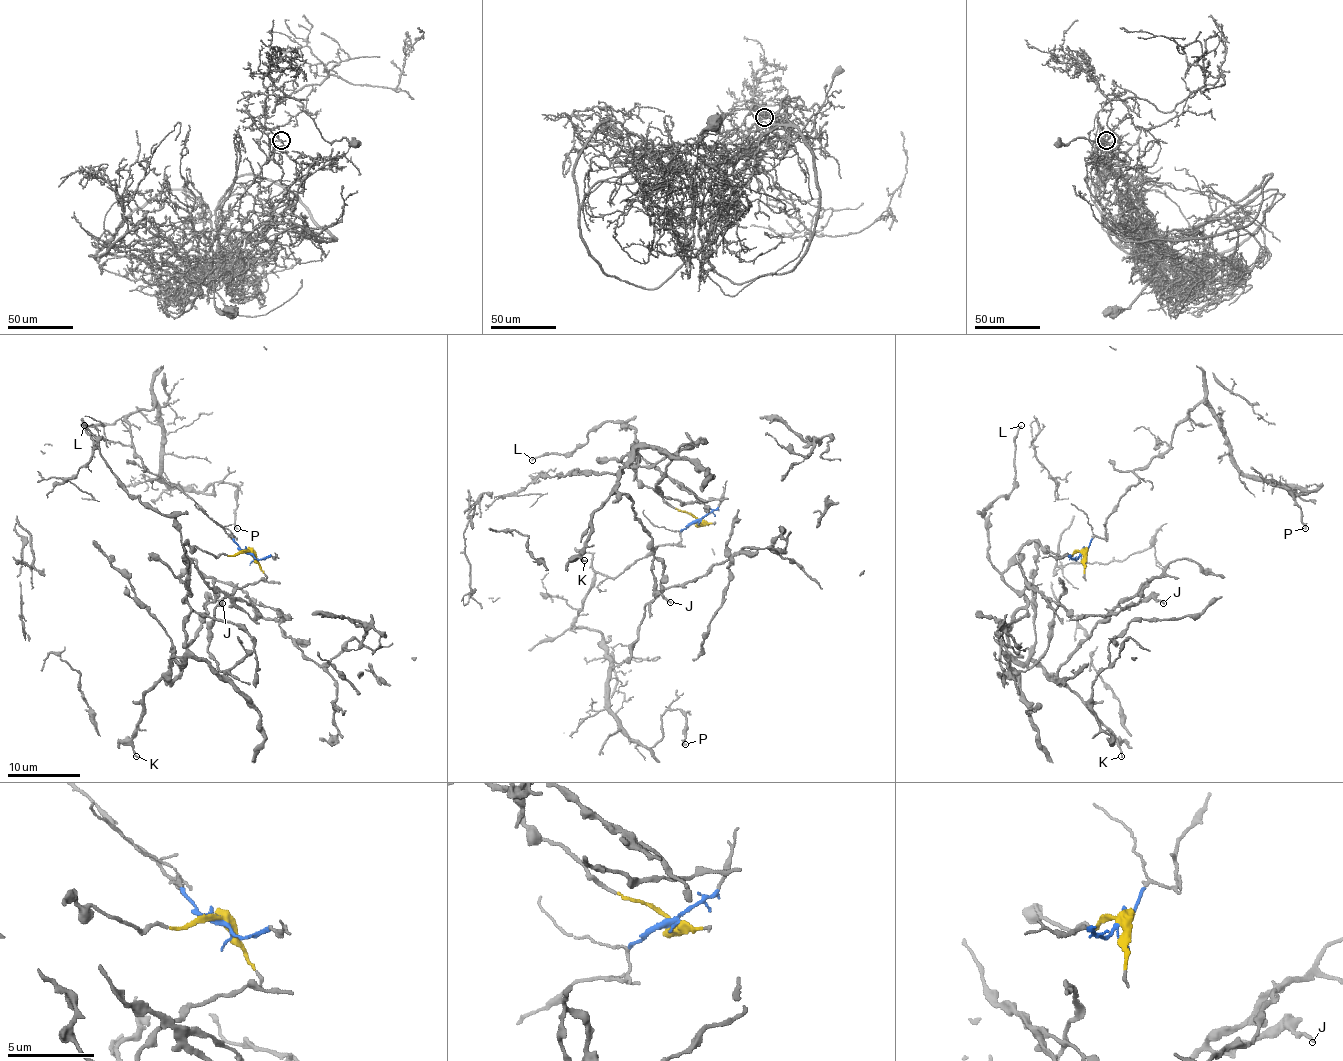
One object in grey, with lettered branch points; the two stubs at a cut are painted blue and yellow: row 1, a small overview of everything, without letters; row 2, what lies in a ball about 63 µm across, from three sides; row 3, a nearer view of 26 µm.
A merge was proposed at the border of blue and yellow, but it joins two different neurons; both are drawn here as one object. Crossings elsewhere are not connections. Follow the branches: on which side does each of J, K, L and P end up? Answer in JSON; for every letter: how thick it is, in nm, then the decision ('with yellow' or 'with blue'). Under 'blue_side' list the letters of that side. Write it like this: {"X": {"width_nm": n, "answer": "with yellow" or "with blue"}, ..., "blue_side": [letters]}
{"J": {"width_nm": 170, "answer": "with yellow"}, "K": {"width_nm": 200, "answer": "with yellow"}, "L": {"width_nm": 160, "answer": "with yellow"}, "P": {"width_nm": 200, "answer": "with blue"}, "blue_side": ["P"]}

